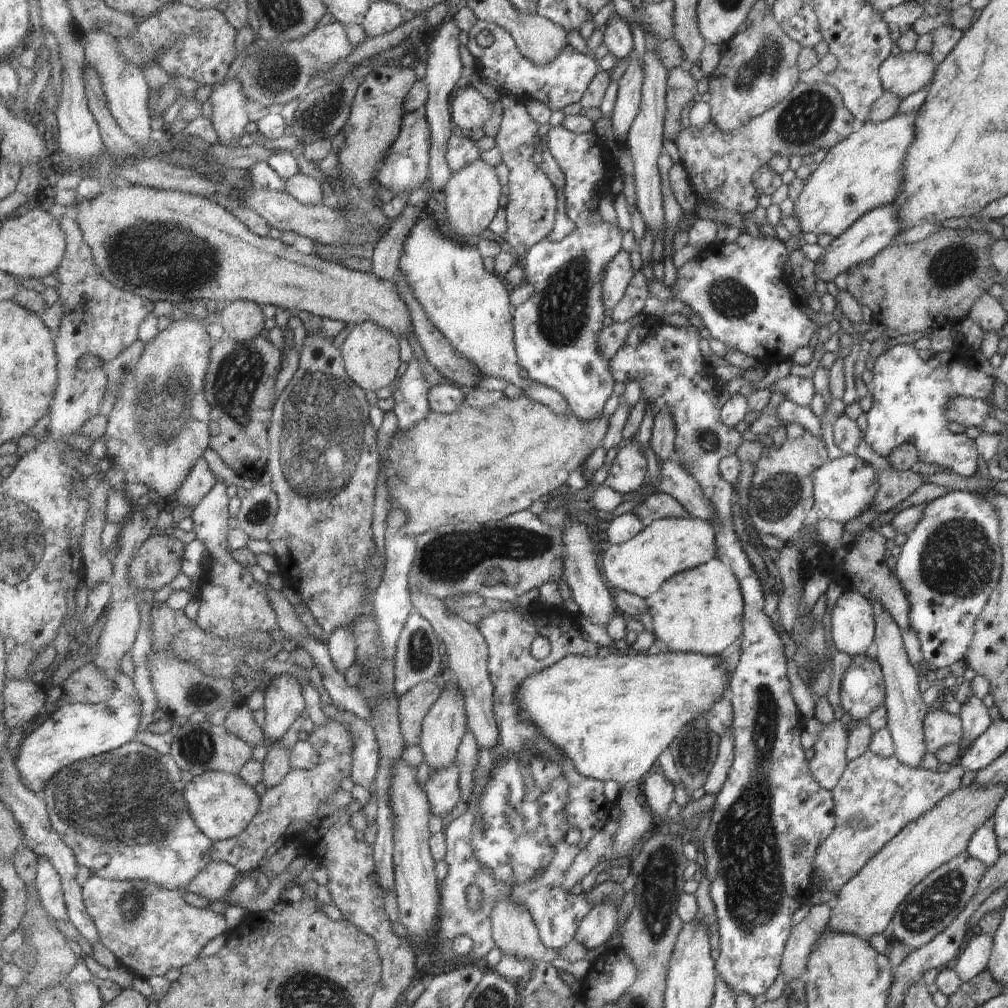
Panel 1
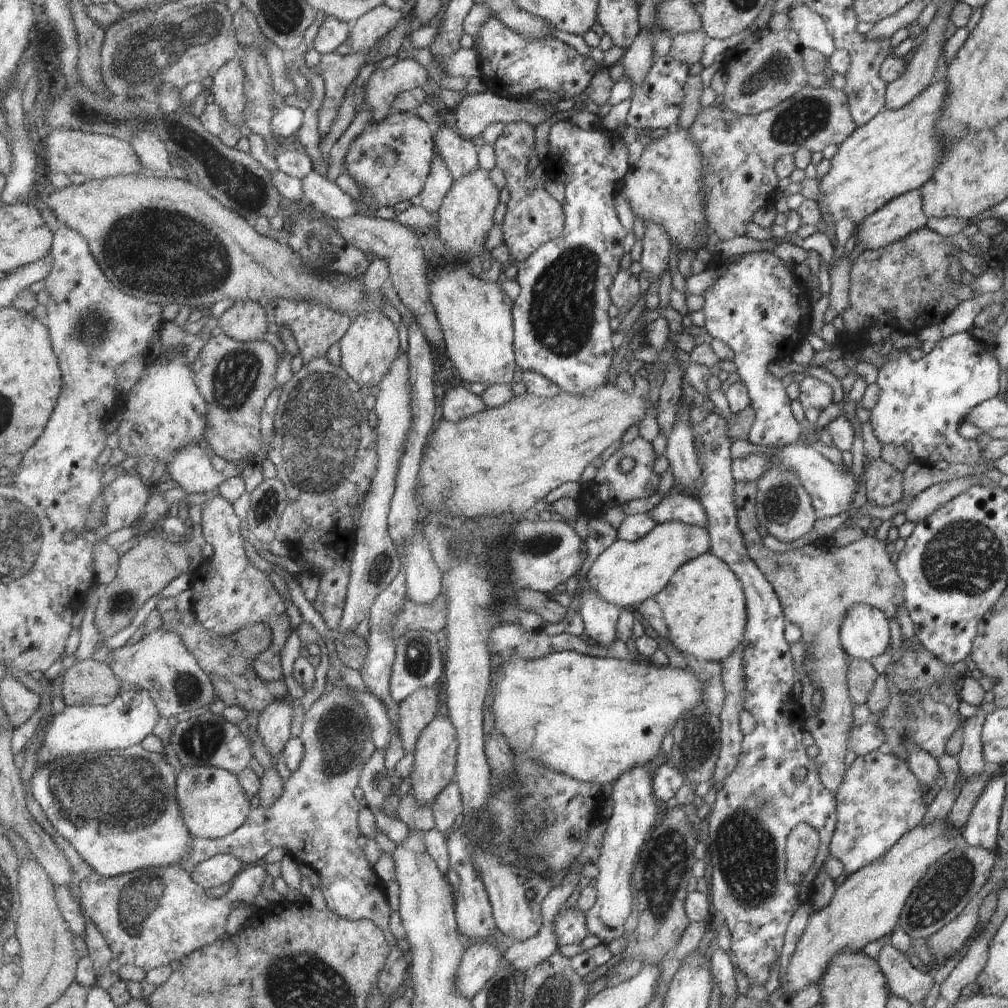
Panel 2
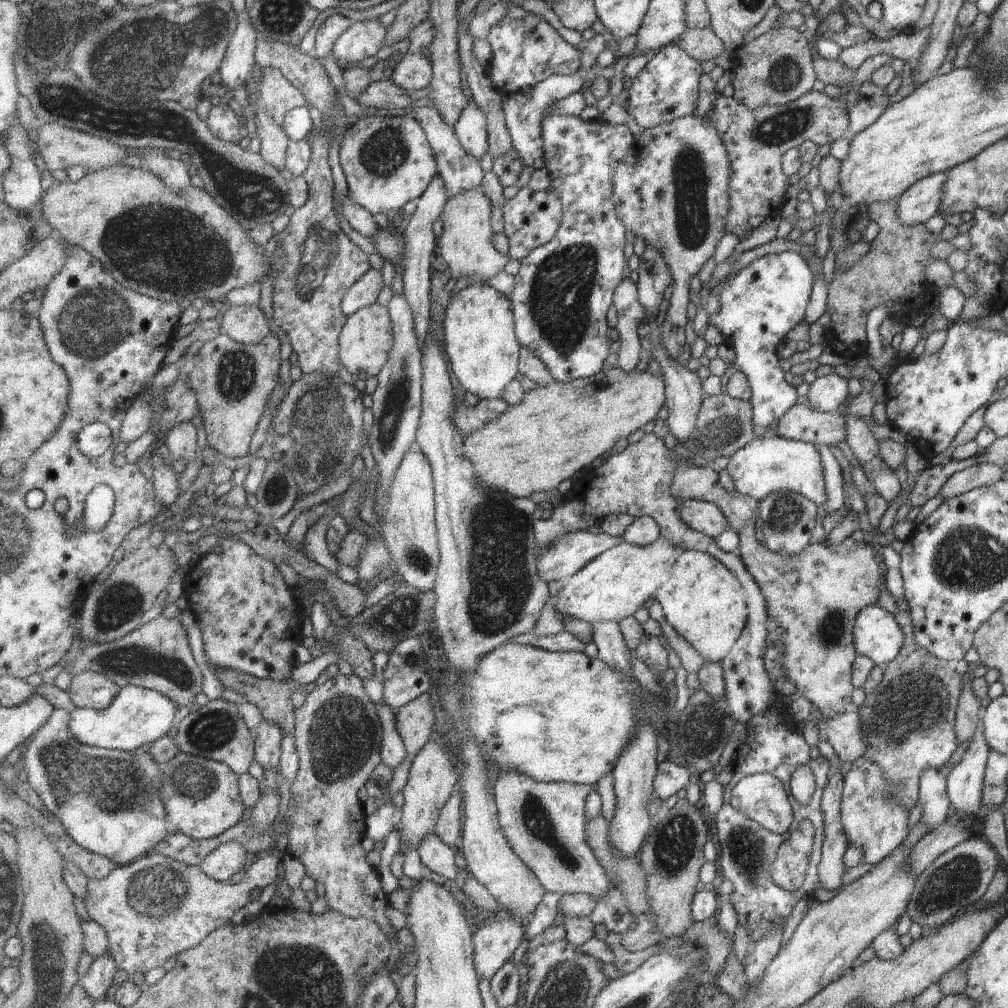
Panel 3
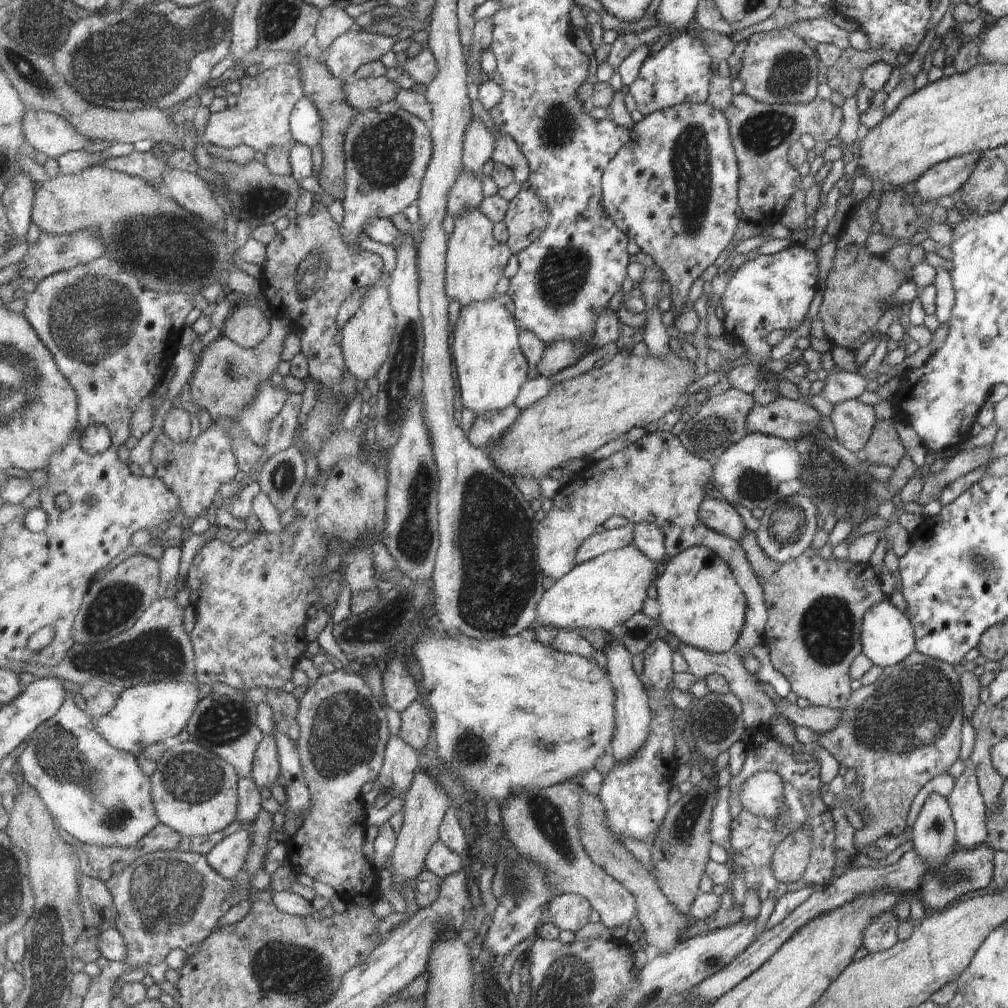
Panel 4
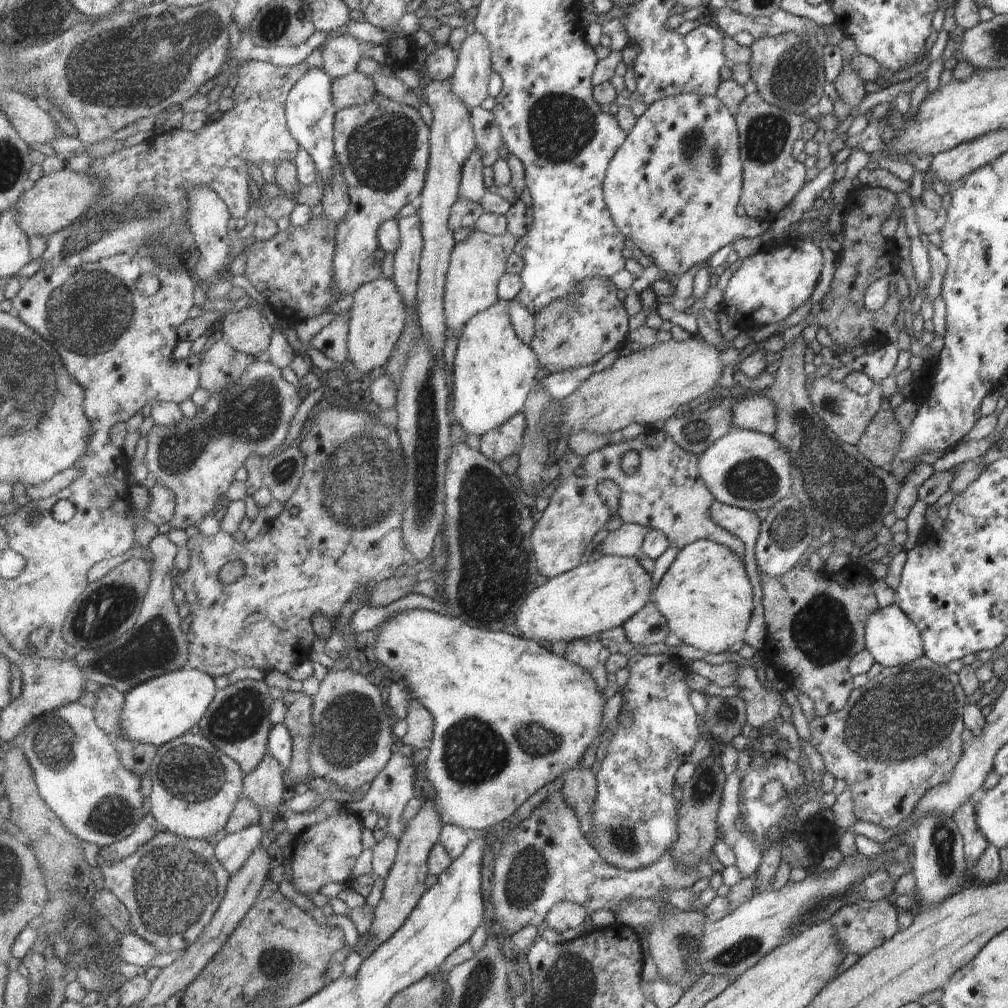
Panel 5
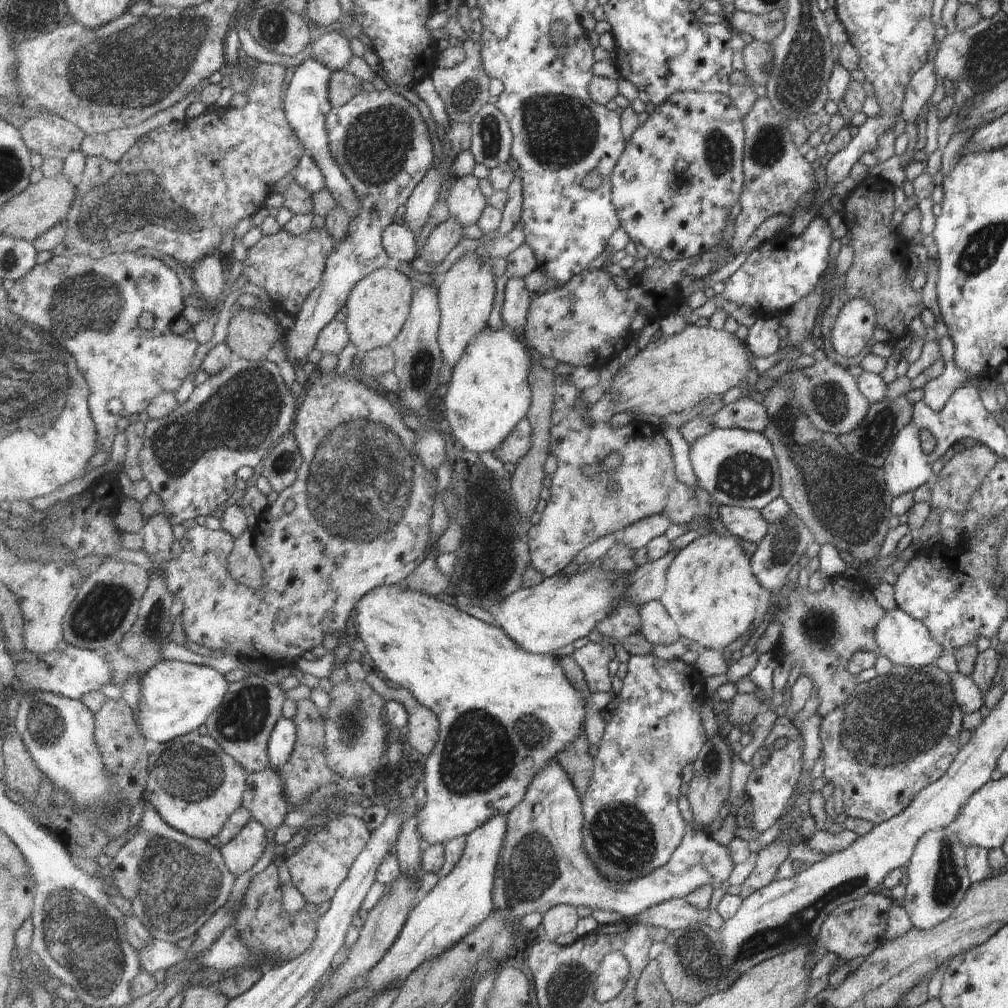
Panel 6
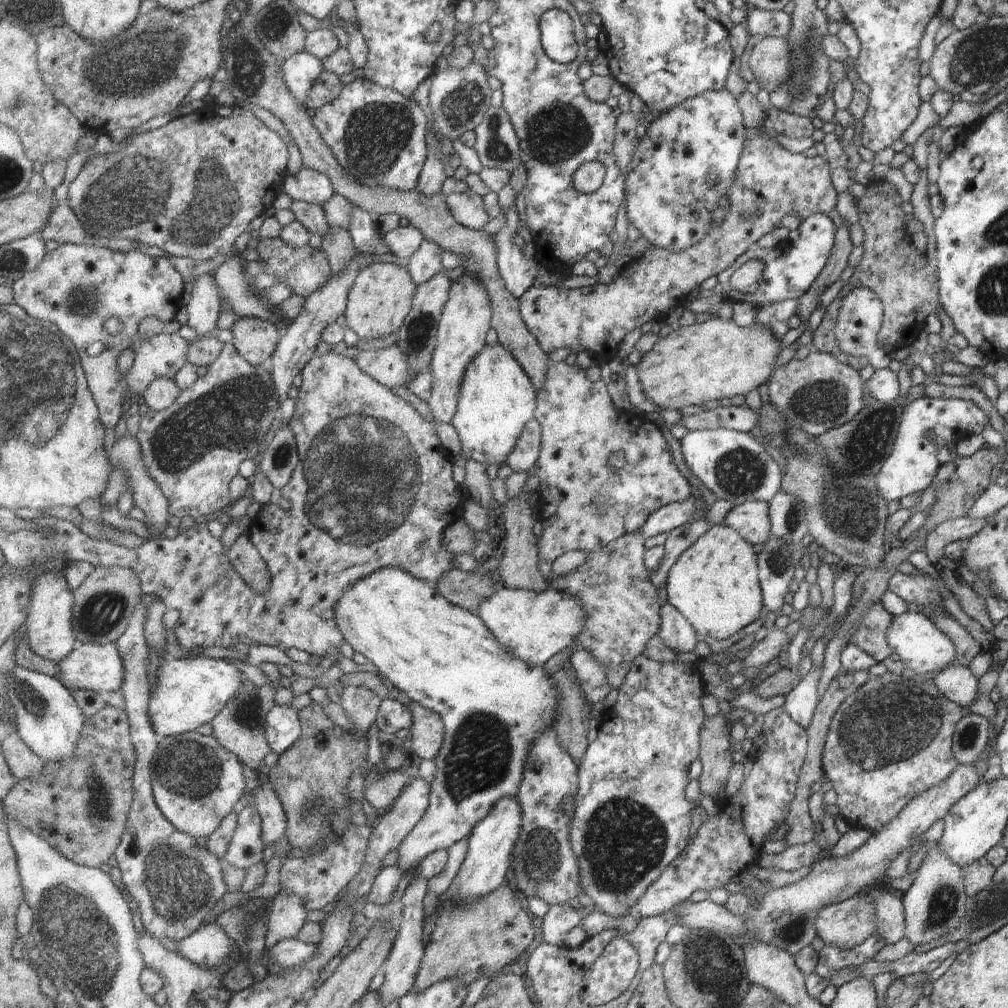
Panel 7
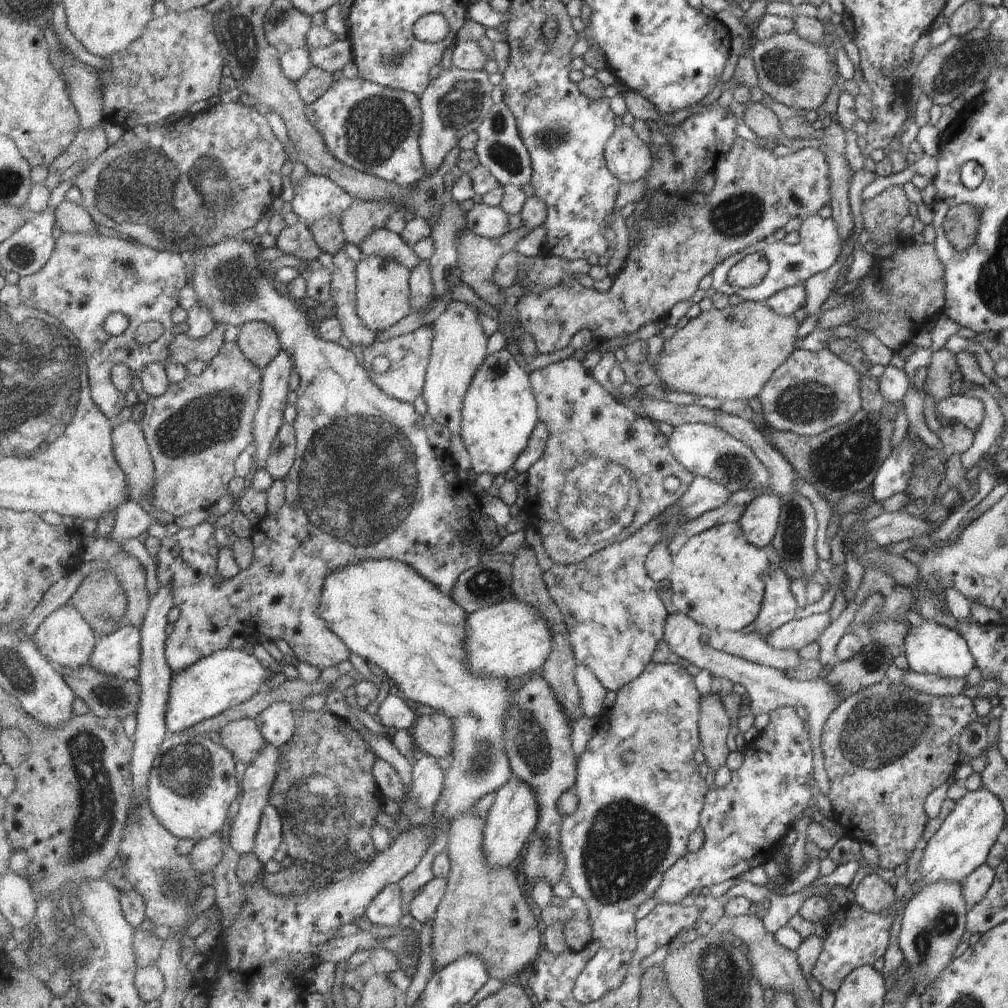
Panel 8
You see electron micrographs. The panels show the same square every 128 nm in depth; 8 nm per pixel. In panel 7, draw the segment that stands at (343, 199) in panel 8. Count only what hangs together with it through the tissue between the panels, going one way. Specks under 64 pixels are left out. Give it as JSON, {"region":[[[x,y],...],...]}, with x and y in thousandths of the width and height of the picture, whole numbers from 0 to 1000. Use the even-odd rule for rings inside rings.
{"region":[[[302,165],[296,172],[284,174],[282,190],[291,199],[303,199],[321,204],[333,192],[333,188],[323,173]]]}

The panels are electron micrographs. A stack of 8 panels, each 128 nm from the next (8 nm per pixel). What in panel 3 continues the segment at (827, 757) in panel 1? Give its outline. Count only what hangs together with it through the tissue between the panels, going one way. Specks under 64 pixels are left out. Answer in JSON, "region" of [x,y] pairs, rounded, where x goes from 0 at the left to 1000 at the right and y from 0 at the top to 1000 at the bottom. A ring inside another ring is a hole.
{"region":[[[676,455],[675,463],[668,475],[667,488],[678,497],[691,495],[711,501],[720,514],[722,524],[726,524],[727,528],[731,530],[733,537],[730,549],[738,559],[738,563],[742,564],[746,574],[753,580],[760,597],[765,623],[769,621],[777,623],[777,628],[773,633],[778,643],[775,657],[776,666],[780,669],[780,674],[789,679],[790,691],[796,690],[799,694],[803,694],[807,702],[813,704],[816,713],[823,713],[842,705],[844,703],[843,690],[847,684],[843,669],[845,657],[850,650],[845,638],[846,614],[855,603],[870,599],[872,581],[878,579],[877,572],[880,565],[875,553],[868,551],[859,538],[848,538],[843,532],[823,542],[801,540],[786,551],[765,548],[748,533],[749,510],[747,505],[751,498],[742,492],[733,490],[729,485],[719,487],[711,477],[711,469],[701,462],[687,463]],[[822,759],[820,776],[813,790],[813,803],[817,813],[817,834],[811,858],[813,880],[818,883],[830,883],[834,879],[834,868],[839,862],[835,851],[841,842],[833,816],[833,788],[835,772],[830,762]]]}

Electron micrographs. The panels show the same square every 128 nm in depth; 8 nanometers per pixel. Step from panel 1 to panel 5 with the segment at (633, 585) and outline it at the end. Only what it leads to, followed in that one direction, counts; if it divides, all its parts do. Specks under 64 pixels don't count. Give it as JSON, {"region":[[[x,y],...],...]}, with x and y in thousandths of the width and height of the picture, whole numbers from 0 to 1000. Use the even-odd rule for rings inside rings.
{"region":[[[593,551],[584,557],[572,562],[565,567],[557,569],[552,573],[545,574],[543,578],[535,583],[531,583],[525,594],[511,611],[511,622],[517,627],[516,632],[519,635],[537,637],[539,635],[549,639],[553,636],[560,636],[563,639],[576,633],[584,633],[588,629],[596,630],[598,627],[606,626],[610,623],[619,622],[628,611],[632,610],[645,599],[648,585],[648,573],[646,568],[642,567],[632,553],[616,553],[610,551]]]}

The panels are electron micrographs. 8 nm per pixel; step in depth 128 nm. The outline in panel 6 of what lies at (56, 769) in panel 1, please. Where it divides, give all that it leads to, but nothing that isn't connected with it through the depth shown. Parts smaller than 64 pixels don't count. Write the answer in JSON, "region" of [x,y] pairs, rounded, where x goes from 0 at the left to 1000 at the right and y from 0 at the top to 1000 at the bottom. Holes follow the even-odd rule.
{"region":[[[160,655],[160,659],[150,663],[142,672],[140,698],[134,712],[141,729],[154,740],[195,725],[197,720],[205,718],[206,712],[217,704],[227,688],[229,677],[222,670],[211,661]]]}

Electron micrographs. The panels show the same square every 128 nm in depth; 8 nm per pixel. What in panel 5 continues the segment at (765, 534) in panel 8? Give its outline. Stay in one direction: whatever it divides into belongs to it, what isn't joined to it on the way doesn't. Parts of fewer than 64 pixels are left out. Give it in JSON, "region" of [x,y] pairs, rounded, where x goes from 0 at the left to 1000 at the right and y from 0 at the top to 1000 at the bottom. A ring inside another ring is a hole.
{"region":[[[715,498],[706,500],[704,510],[710,521],[737,538],[738,551],[745,556],[751,530],[753,530],[753,514],[747,508],[725,503]]]}

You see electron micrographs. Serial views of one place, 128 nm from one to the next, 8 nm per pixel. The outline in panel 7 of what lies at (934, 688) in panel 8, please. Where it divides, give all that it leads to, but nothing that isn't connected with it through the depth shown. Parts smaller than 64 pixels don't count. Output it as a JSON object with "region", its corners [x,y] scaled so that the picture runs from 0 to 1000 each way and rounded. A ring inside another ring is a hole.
{"region":[[[943,658],[927,669],[924,675],[938,692],[952,701],[961,701],[968,691],[969,674],[961,662]]]}

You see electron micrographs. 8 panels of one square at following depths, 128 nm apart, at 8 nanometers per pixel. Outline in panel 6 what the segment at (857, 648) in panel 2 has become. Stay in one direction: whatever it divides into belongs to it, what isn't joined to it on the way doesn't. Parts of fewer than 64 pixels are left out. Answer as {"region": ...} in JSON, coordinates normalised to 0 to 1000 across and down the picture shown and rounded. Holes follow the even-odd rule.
{"region":[[[890,602],[877,606],[870,614],[866,622],[866,635],[870,640],[870,651],[880,652],[886,660],[894,660],[900,663],[913,664],[927,659],[936,645],[923,631],[921,623]]]}

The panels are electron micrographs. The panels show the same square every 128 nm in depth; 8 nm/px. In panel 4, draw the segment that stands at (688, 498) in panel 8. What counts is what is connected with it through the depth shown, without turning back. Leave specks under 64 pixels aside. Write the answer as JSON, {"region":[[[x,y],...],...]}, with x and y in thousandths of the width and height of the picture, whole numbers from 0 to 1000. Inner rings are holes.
{"region":[[[626,520],[587,530],[579,539],[576,539],[575,546],[571,548],[571,560],[578,560],[601,548],[623,542],[629,542],[629,526]]]}

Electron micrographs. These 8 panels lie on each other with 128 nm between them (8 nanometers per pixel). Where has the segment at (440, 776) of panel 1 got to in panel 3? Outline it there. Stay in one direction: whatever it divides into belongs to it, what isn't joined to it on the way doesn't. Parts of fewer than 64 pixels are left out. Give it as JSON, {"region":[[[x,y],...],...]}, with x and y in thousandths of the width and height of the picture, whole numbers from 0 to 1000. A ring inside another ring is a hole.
{"region":[[[457,783],[451,784],[448,792],[438,802],[436,815],[433,817],[434,829],[446,840],[451,841],[455,831],[458,830],[460,821],[457,821],[457,795],[459,794],[459,787]]]}

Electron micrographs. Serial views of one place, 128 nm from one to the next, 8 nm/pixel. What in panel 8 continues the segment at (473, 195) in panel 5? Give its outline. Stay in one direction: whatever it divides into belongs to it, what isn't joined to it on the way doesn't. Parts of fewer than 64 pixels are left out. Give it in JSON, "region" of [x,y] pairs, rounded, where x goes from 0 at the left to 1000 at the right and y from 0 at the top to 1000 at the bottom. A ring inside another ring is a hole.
{"region":[[[471,201],[462,209],[462,224],[475,234],[491,238],[505,230],[505,213],[498,205]]]}

